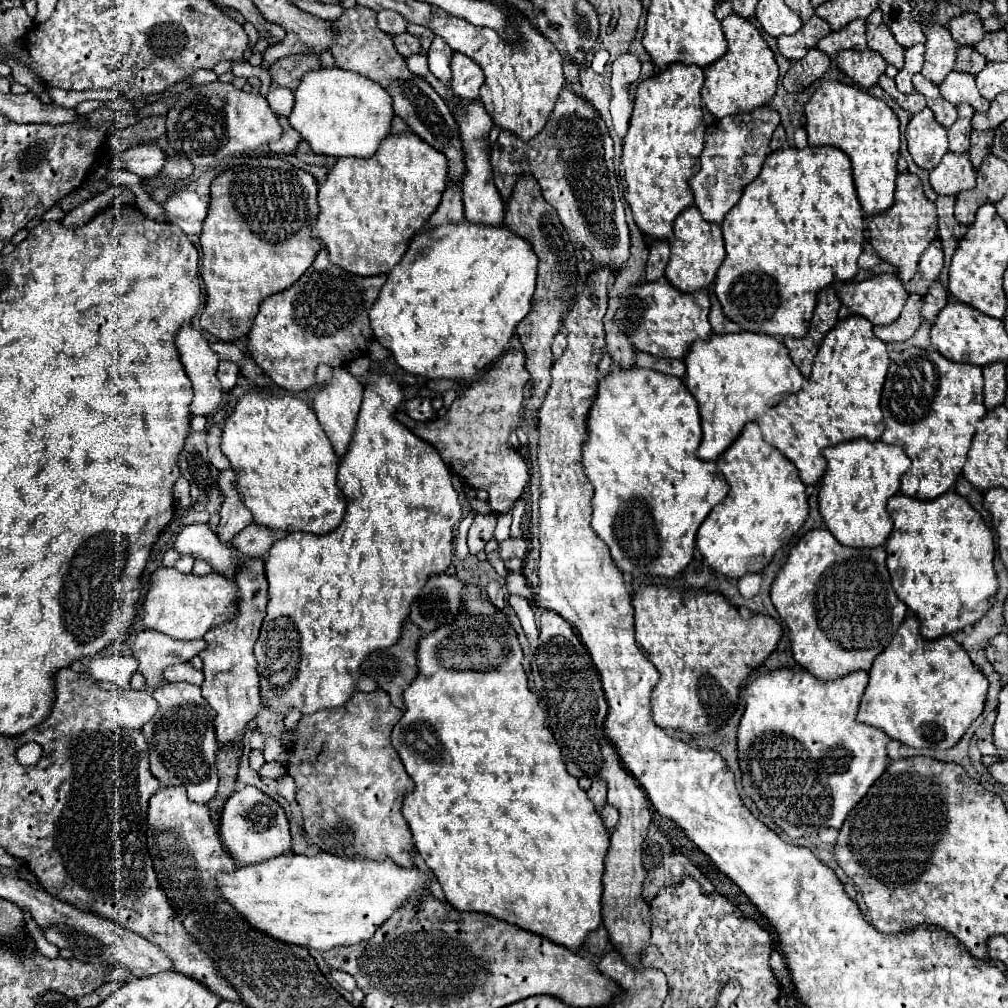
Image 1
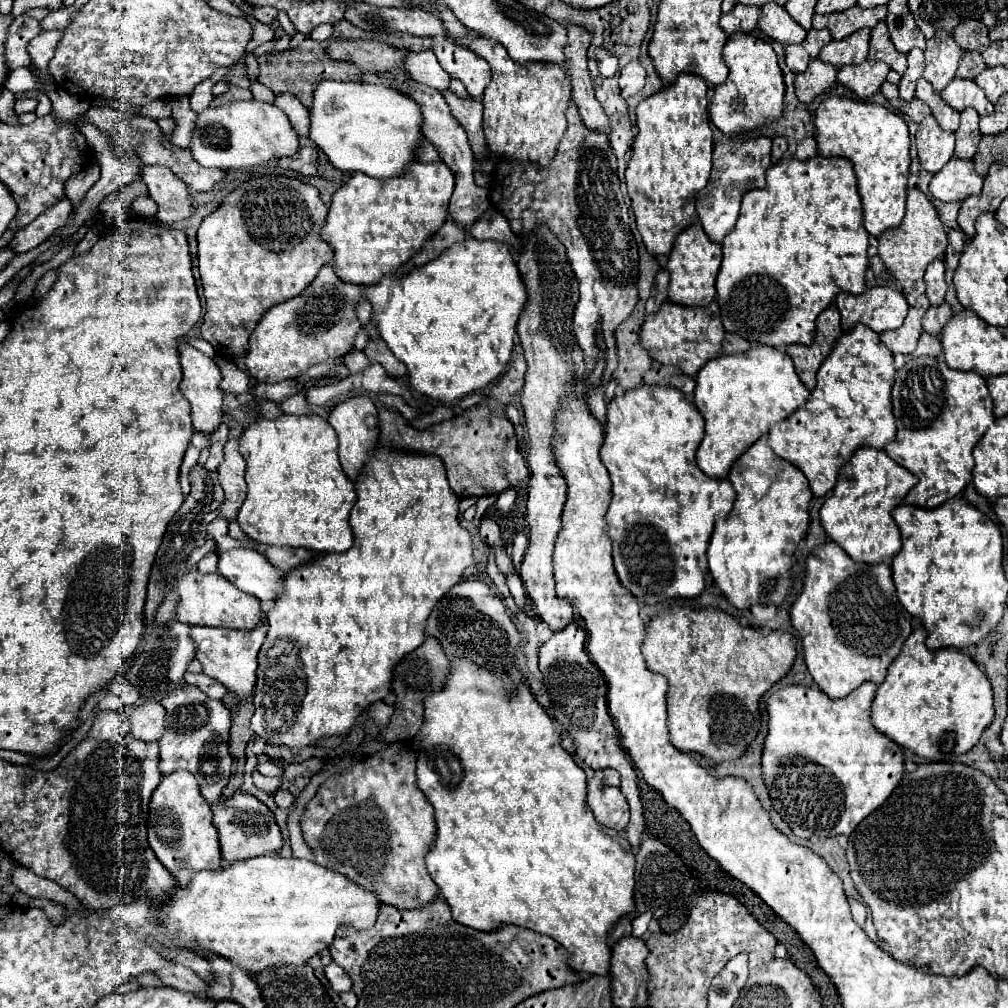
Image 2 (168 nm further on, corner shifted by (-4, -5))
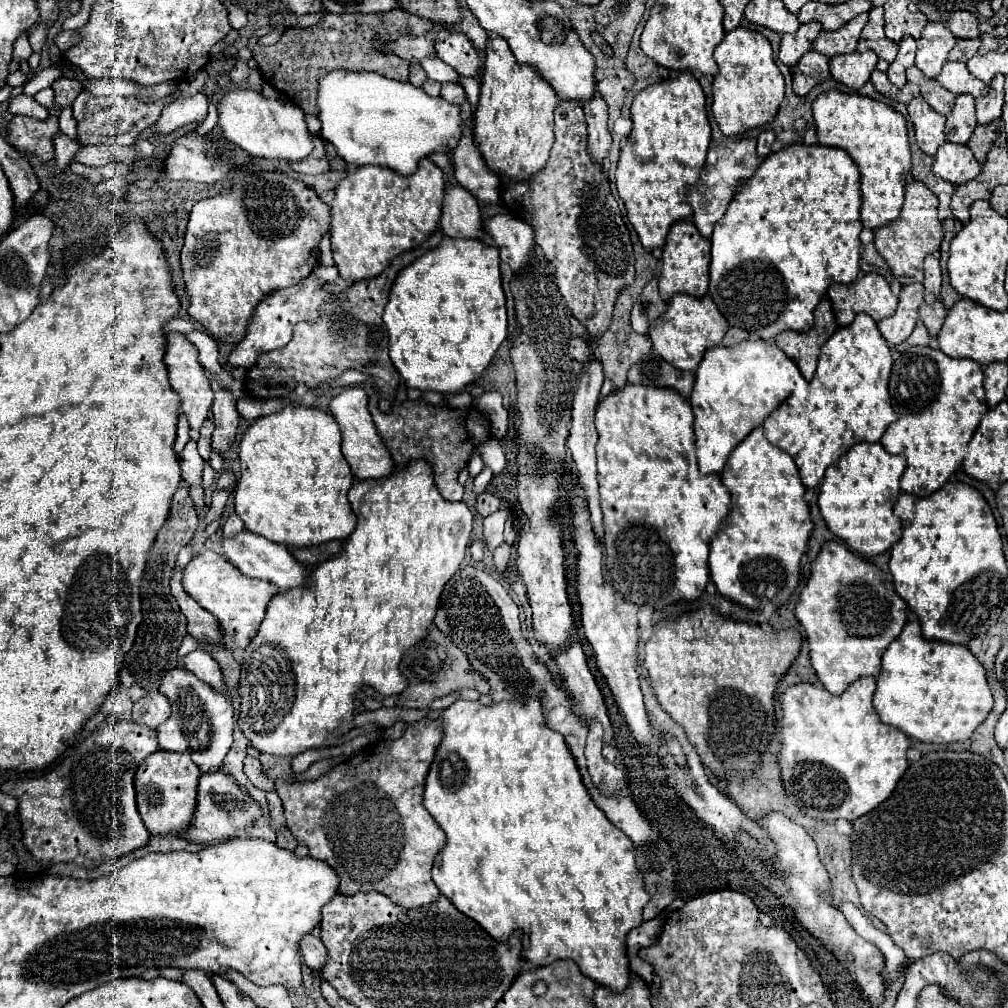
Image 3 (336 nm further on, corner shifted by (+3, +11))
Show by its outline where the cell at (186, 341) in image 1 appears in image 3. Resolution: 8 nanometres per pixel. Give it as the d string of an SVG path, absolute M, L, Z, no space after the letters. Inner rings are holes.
M170 332L166 334L168 346L166 346L166 368L168 368L168 378L170 378L170 386L180 394L182 398L182 412L186 414L188 422L192 428L200 428L202 422L208 418L208 412L212 408L212 388L210 388L210 380L204 374L202 364L198 362L198 350L196 346L182 334L178 332Z

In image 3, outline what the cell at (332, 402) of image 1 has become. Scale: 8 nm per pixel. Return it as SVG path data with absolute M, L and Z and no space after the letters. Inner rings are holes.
M350 386L344 388L338 396L334 396L330 400L330 412L336 418L340 432L342 432L342 454L346 458L346 462L350 464L352 472L356 478L362 480L378 480L384 478L388 474L392 474L394 470L394 462L390 458L390 452L386 450L384 442L380 440L370 410L368 410L368 394L364 388L358 386Z

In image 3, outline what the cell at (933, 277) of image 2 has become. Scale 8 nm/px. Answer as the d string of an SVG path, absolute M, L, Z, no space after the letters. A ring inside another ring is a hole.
M934 254L926 256L924 260L924 300L928 304L932 304L934 300L938 300L940 296L940 284L942 284L942 276L940 276L940 264L938 258Z

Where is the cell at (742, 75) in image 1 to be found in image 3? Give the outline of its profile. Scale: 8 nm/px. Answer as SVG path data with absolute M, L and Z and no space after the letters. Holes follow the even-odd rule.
M740 26L726 32L724 40L714 50L714 58L720 72L712 82L712 114L720 130L726 136L734 136L748 128L772 122L784 98L784 76L772 58L772 48L766 36Z

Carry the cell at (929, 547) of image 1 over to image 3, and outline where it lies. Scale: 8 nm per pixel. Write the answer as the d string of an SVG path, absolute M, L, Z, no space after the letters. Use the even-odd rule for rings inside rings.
M946 482L938 492L926 498L916 498L916 502L914 494L902 492L894 504L894 514L902 520L902 538L892 546L888 566L896 592L918 614L924 638L968 644L970 638L984 636L998 620L1006 600L1006 562L1002 538L988 502L968 484Z

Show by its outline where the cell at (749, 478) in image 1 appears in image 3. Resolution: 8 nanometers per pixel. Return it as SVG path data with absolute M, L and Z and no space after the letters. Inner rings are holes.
M758 426L732 450L728 464L722 470L722 482L730 490L732 508L722 528L710 542L710 578L722 596L742 604L744 608L756 610L768 604L778 608L790 600L794 588L798 586L800 558L806 552L806 542L812 532L808 504L804 502L804 484L794 458L778 446L772 446L766 440L762 426Z

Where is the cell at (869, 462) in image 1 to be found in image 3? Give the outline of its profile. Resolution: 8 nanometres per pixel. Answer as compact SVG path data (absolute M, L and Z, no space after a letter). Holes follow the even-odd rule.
M860 442L826 470L818 506L830 532L850 550L862 556L874 556L886 552L902 536L902 524L894 516L892 506L900 496L900 476L904 468L906 458L902 454L894 456L886 452L880 442Z

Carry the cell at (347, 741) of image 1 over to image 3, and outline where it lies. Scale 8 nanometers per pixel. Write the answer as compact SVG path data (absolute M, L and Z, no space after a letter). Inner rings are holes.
M420 720L412 724L414 730L406 732L400 739L388 742L382 752L374 752L372 758L354 756L350 760L332 768L328 774L322 774L312 782L286 782L276 780L276 792L282 798L286 826L296 836L298 842L310 848L310 856L330 864L340 876L340 892L382 892L402 908L418 908L436 902L440 890L432 882L430 868L436 852L446 844L446 836L422 806L422 788L428 768L432 764L434 752L440 742L442 726L438 720Z

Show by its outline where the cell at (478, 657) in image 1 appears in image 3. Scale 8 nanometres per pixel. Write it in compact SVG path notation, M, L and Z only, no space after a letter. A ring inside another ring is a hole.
M538 698L530 700L506 700L500 704L484 706L480 702L472 700L458 700L450 708L442 710L440 714L442 722L442 740L436 750L434 762L430 766L430 772L426 776L424 784L424 806L434 816L438 826L446 834L446 844L438 852L434 866L432 866L432 880L438 886L438 890L468 918L476 920L486 932L490 932L496 940L506 940L514 930L524 932L524 950L528 962L532 964L550 964L554 960L562 958L574 958L574 962L580 966L580 970L592 978L598 984L606 984L610 990L624 990L628 984L630 968L628 968L628 956L626 956L626 934L642 924L642 908L650 900L650 896L642 880L638 878L638 870L634 864L632 848L634 844L624 836L622 830L614 828L610 820L606 820L606 814L590 800L590 794L586 792L586 786L582 784L580 770L576 766L576 760L566 746L566 740L560 732L554 732L546 728L546 720L542 714L542 704Z

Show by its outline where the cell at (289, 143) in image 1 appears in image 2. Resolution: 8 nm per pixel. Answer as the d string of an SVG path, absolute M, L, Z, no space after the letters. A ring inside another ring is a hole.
M301 138L299 154L291 158L281 158L278 165L285 170L299 172L303 176L319 176L317 144L311 138Z

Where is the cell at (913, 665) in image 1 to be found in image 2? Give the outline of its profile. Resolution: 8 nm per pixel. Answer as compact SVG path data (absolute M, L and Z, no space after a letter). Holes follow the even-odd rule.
M923 626L913 630L905 648L889 666L871 708L871 722L881 734L935 762L969 752L993 716L993 690L987 676L957 648L931 652L925 646Z

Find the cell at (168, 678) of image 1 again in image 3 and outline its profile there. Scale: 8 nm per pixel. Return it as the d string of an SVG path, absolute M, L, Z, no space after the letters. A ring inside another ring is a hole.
M198 648L194 652L190 652L186 658L184 658L184 666L194 672L200 680L204 680L206 684L210 684L212 688L224 692L224 686L222 686L222 674L220 674L220 668L218 664L212 660L212 656Z

